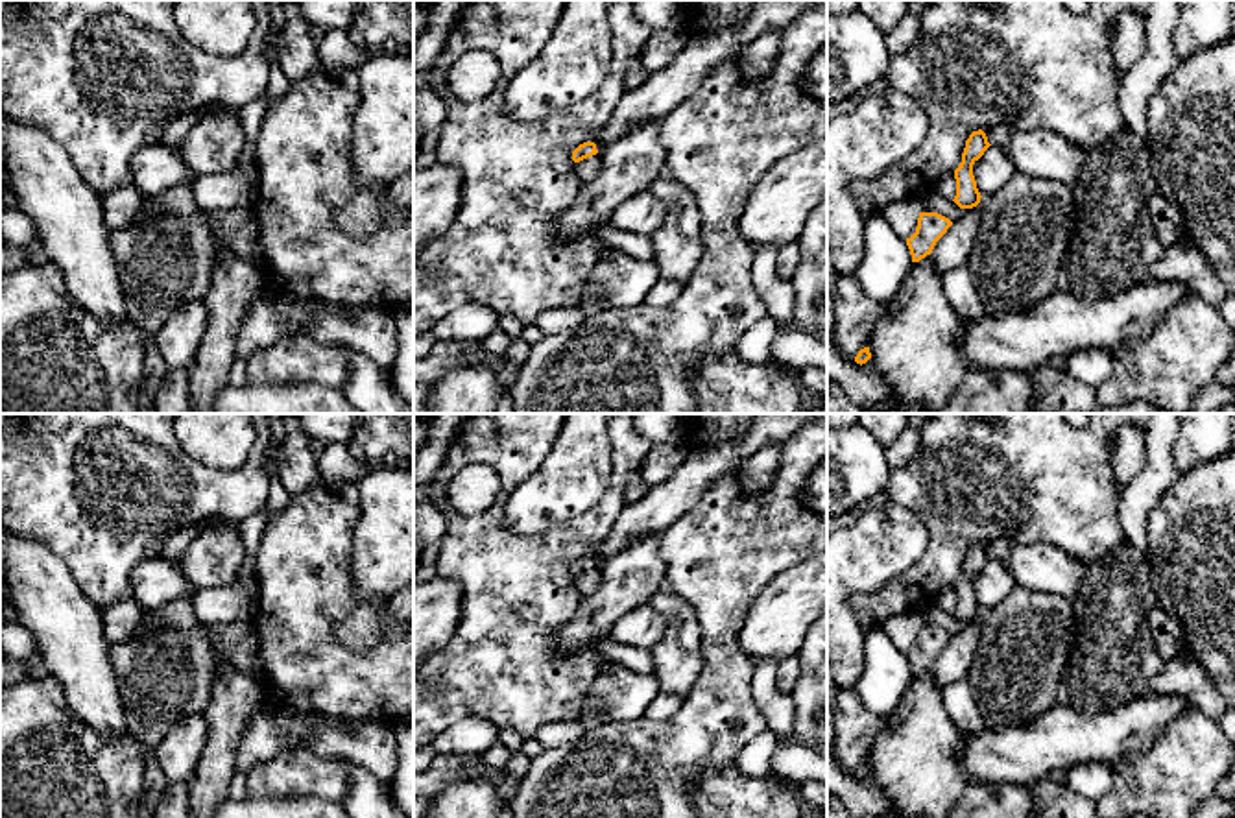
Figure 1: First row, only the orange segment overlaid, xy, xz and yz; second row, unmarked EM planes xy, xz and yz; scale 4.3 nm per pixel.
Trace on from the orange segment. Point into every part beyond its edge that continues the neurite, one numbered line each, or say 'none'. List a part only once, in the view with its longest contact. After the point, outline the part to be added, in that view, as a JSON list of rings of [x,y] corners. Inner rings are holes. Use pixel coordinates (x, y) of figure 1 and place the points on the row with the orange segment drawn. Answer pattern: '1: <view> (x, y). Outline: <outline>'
1: xz (587, 168). Outline: [[[596,153],[576,164],[576,175],[585,185],[598,177],[600,168],[602,168],[602,155]]]

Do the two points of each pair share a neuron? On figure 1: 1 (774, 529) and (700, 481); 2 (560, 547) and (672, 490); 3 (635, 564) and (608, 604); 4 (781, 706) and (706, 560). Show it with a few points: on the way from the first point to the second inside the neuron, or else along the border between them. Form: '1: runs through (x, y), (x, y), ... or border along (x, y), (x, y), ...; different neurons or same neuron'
1: border along (737, 466), (680, 516); different neurons
2: border along (626, 505), (593, 554); different neurons
3: runs through (635, 573), (617, 595); same neuron
4: border along (754, 665), (752, 697), (759, 708); different neurons

